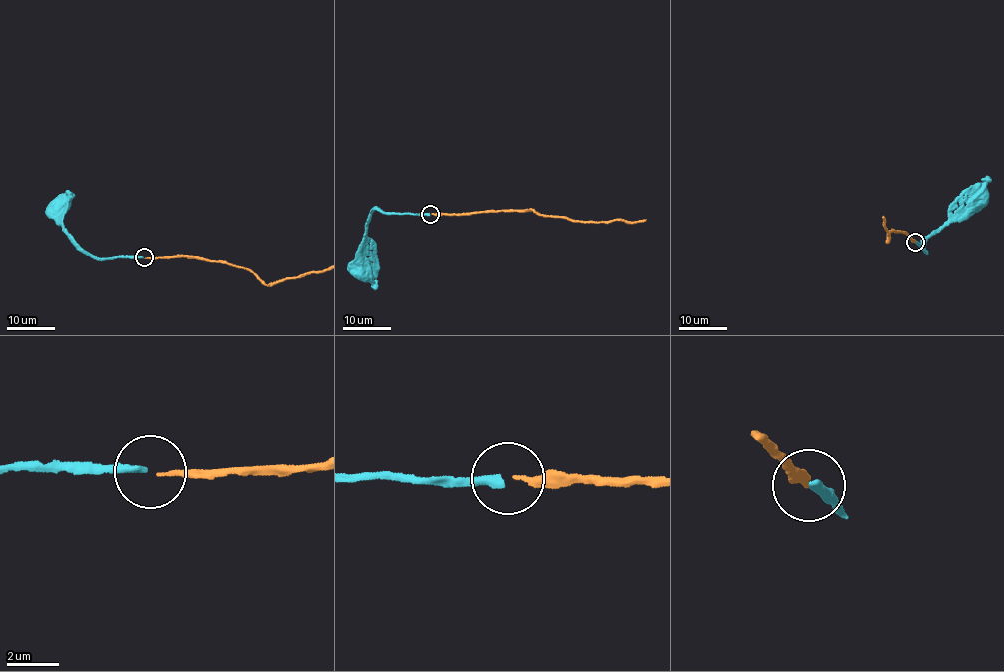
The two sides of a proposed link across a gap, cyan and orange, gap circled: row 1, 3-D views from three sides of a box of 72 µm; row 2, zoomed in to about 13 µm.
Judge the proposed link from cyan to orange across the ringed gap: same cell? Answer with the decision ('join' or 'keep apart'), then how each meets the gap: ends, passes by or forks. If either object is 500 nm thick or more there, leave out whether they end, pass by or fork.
join | cyan ends | orange ends

